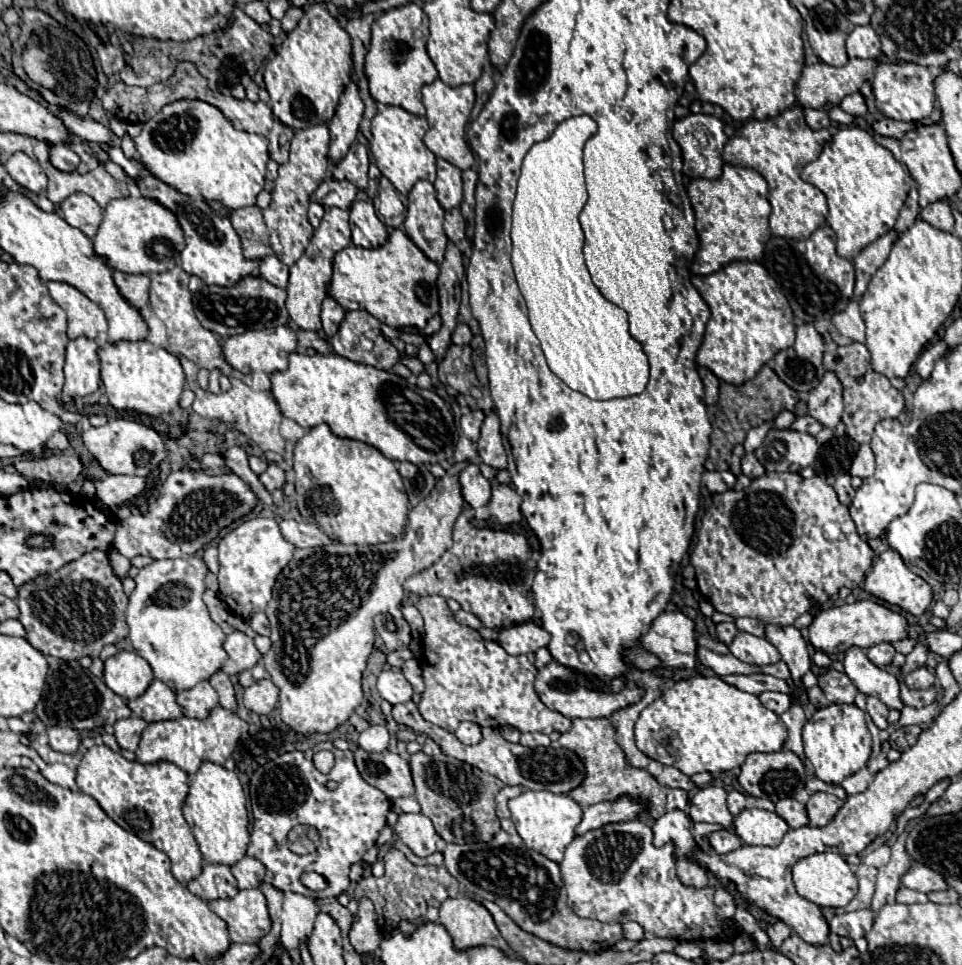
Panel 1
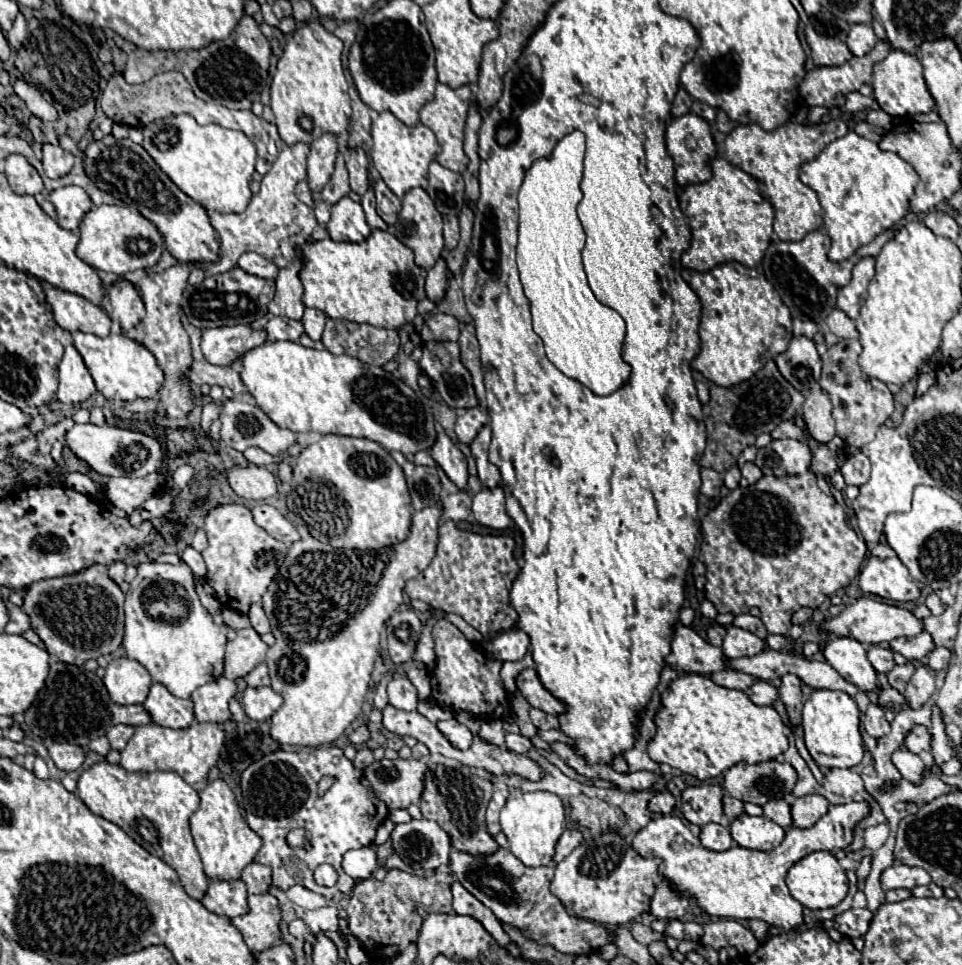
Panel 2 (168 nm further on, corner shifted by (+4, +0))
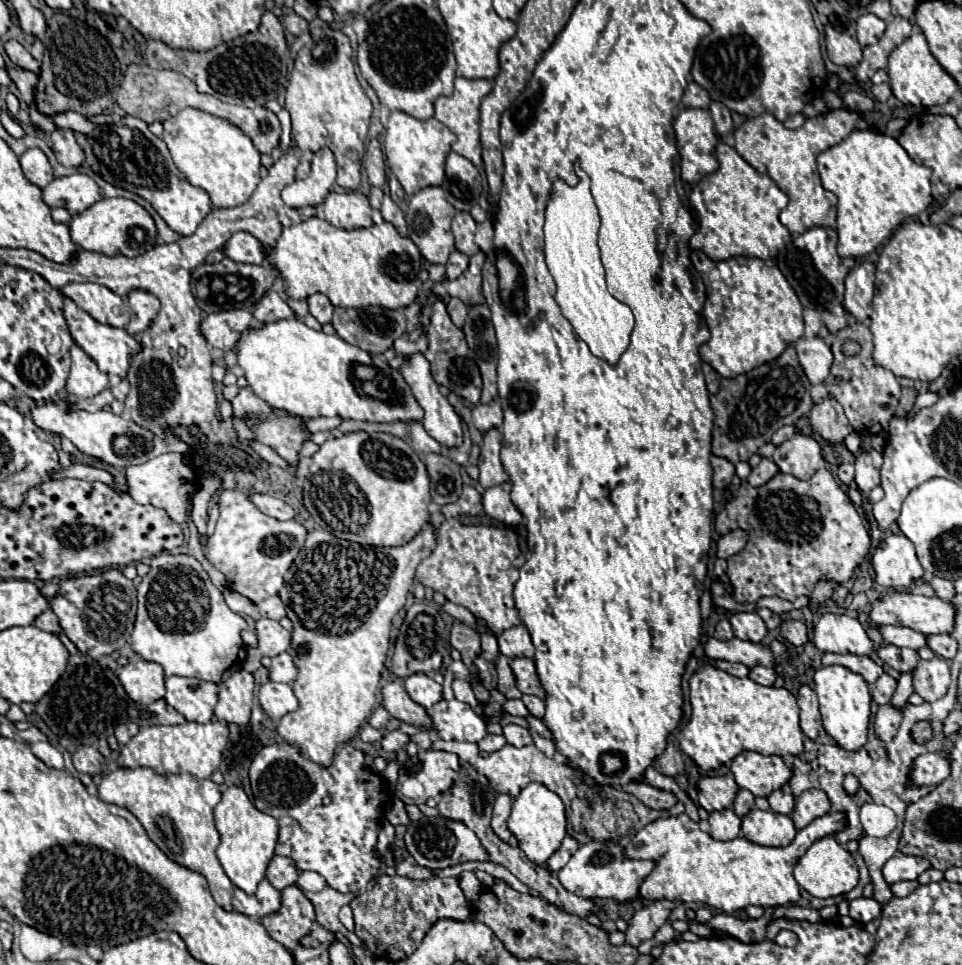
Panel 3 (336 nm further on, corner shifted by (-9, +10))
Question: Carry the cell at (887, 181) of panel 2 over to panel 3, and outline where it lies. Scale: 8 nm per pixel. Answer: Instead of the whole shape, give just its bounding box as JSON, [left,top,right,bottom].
[818,131,932,257]

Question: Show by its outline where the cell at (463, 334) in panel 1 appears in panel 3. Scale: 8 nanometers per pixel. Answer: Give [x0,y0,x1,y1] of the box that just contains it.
[446,297,468,329]

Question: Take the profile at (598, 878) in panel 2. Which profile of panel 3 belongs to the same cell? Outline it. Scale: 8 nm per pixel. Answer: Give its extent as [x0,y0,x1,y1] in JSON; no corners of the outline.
[558,839,654,905]

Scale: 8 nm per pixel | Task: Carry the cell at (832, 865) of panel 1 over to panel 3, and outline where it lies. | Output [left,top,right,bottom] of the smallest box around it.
[794,837,858,897]

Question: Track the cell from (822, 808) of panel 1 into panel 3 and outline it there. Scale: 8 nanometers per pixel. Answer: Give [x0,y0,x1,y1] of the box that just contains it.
[792,789,830,829]

